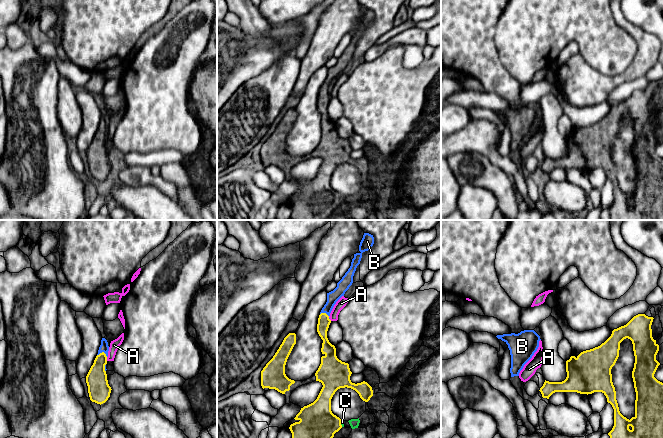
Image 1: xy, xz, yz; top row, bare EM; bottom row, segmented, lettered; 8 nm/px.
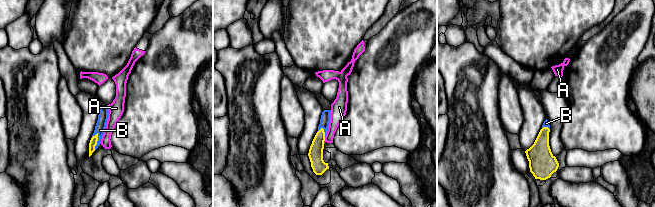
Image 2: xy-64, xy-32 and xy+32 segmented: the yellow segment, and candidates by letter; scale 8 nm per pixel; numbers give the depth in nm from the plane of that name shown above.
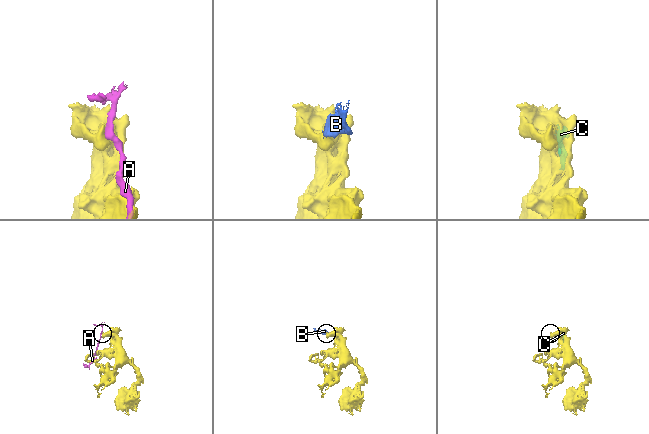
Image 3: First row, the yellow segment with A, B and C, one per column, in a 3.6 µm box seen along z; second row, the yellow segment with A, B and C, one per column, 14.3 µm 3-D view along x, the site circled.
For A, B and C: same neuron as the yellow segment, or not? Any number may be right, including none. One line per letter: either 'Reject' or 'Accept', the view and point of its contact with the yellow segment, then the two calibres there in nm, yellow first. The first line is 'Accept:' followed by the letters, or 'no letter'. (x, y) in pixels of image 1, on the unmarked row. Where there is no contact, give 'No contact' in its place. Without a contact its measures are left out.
Accept: B, C
A: Reject. Touches yellow at xy (106, 135). Thickness 180 nm (yellow) against 80 nm
B: Accept. Touches yellow at xy (102, 128). Thickness 170 nm (yellow) against 70 nm
C: Accept. Touches yellow at xz (340, 199). Thickness 300 nm (yellow) against 30 nm

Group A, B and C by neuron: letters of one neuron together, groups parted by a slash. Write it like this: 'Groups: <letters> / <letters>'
Groups: A / B C

